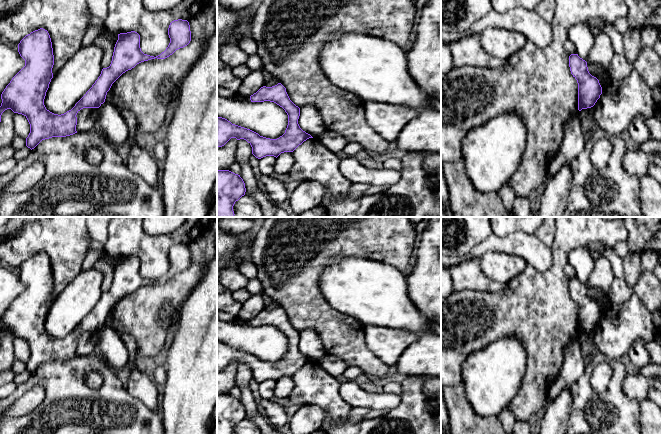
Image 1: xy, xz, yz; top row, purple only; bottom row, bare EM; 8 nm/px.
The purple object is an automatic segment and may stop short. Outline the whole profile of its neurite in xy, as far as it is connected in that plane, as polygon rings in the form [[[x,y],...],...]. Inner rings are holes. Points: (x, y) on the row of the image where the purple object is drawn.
[[[174,20],[168,28],[170,43],[166,50],[154,57],[144,54],[140,48],[140,35],[135,32],[118,34],[118,40],[114,47],[112,61],[109,67],[103,68],[100,76],[86,92],[86,94],[75,104],[75,106],[64,114],[58,115],[50,112],[44,105],[46,92],[53,78],[52,68],[54,55],[50,35],[47,30],[40,28],[26,35],[18,44],[18,52],[25,60],[25,66],[12,78],[1,94],[0,122],[2,113],[11,109],[14,113],[24,115],[30,124],[30,133],[26,138],[26,146],[34,149],[42,140],[52,137],[66,137],[77,133],[77,113],[83,108],[99,108],[106,99],[107,92],[112,84],[126,71],[131,70],[137,64],[151,59],[165,59],[176,50],[187,46],[191,41],[190,25],[187,20]]]

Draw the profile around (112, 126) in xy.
[[[105,101],[99,107],[97,123],[102,135],[114,146],[123,144],[128,139],[129,129],[116,106]]]

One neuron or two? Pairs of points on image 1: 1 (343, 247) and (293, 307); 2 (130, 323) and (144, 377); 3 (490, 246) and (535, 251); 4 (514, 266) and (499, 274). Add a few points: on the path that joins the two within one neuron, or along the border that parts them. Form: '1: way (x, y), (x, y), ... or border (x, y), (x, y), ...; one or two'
1: way (326, 254), (297, 283), (297, 290); one
2: border (120, 333), (127, 332), (134, 338), (139, 361); two
3: way (501, 245), (524, 245); one
4: way (510, 266), (503, 270); one

